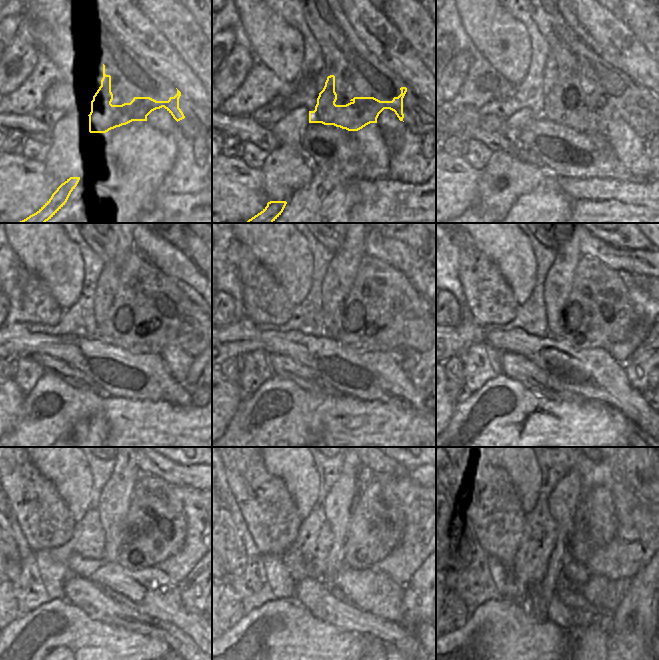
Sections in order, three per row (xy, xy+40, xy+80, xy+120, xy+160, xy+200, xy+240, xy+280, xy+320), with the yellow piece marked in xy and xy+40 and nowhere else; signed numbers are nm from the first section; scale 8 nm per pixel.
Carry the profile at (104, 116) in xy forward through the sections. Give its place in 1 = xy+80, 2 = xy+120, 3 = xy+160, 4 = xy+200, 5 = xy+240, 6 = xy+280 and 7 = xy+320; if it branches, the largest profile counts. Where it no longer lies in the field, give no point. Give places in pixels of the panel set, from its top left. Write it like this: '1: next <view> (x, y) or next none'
1: next xy+80 (589, 114)
2: next xy+120 (135, 331)
3: next xy+160 (359, 330)
4: next xy+200 (581, 331)
5: next xy+240 (142, 552)
6: next xy+280 (362, 553)
7: next xy+320 (580, 551)

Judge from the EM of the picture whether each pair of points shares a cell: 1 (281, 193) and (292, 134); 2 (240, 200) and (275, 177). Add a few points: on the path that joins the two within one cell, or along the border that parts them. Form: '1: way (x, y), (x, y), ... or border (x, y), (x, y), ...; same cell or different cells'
1: way (283, 178), (289, 165), (289, 149); same cell
2: border (260, 169), (264, 176), (264, 193), (267, 202); different cells

